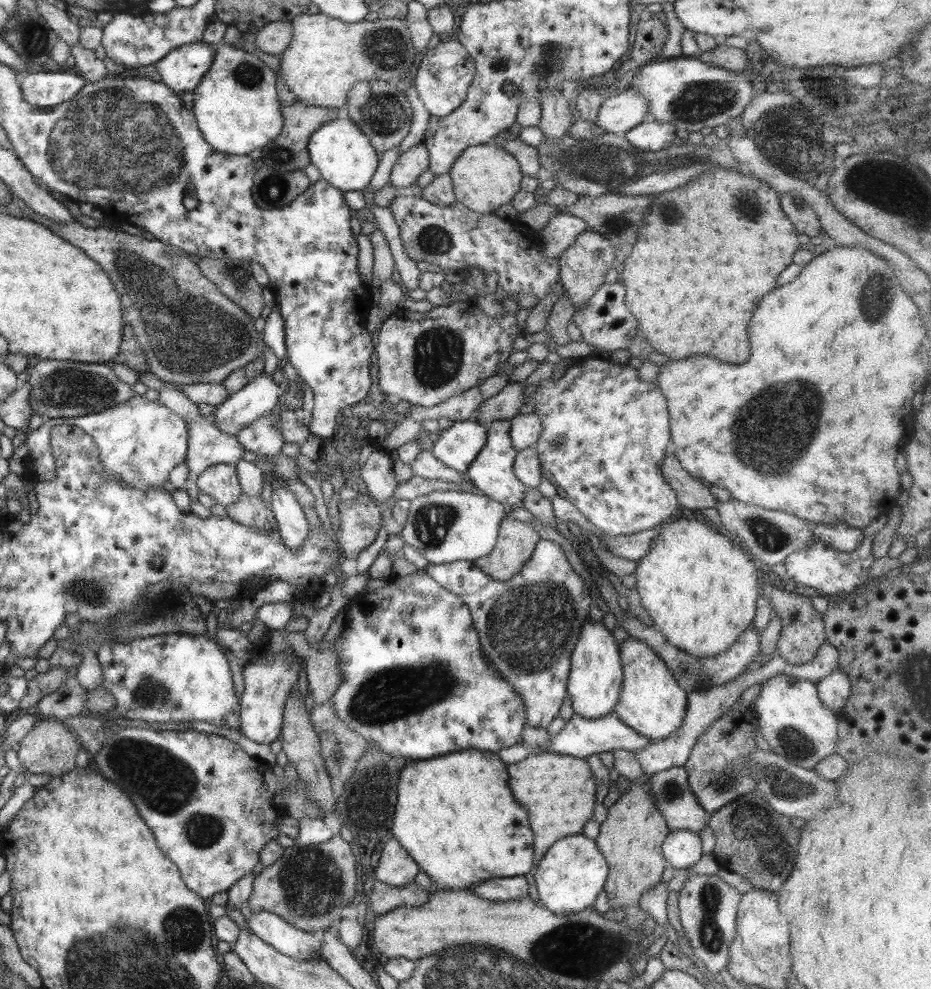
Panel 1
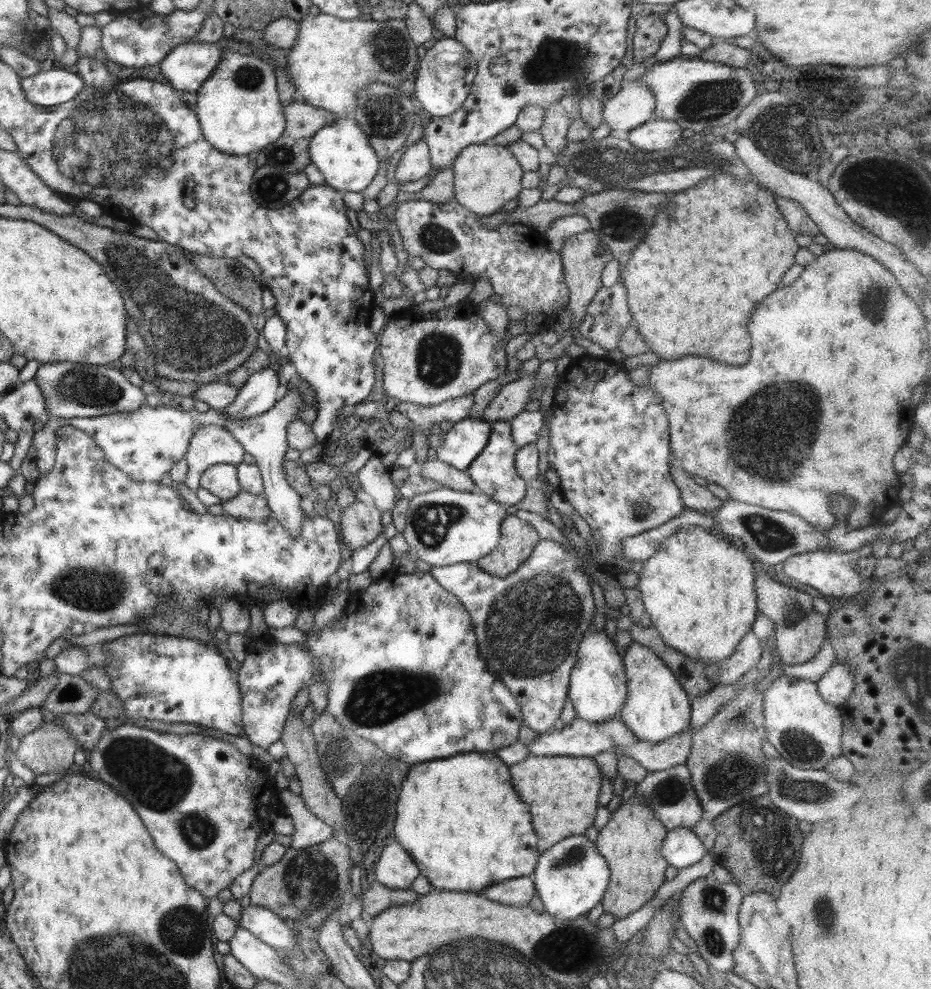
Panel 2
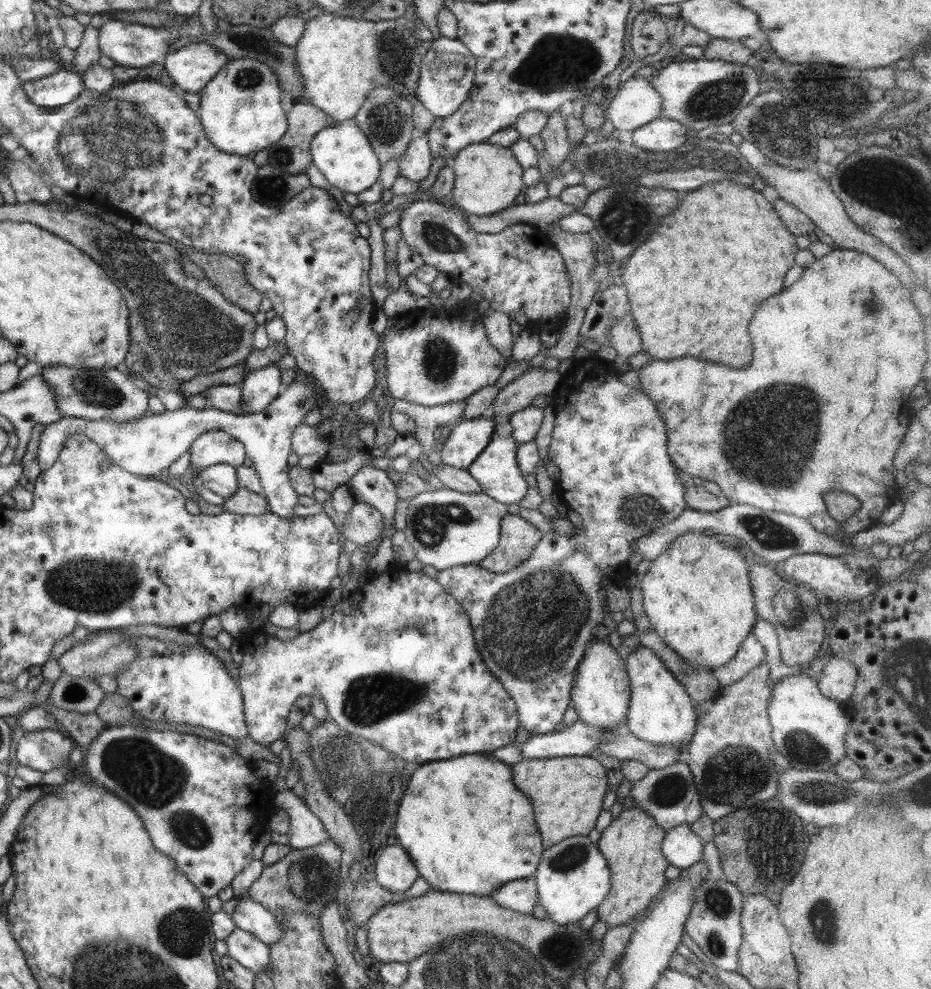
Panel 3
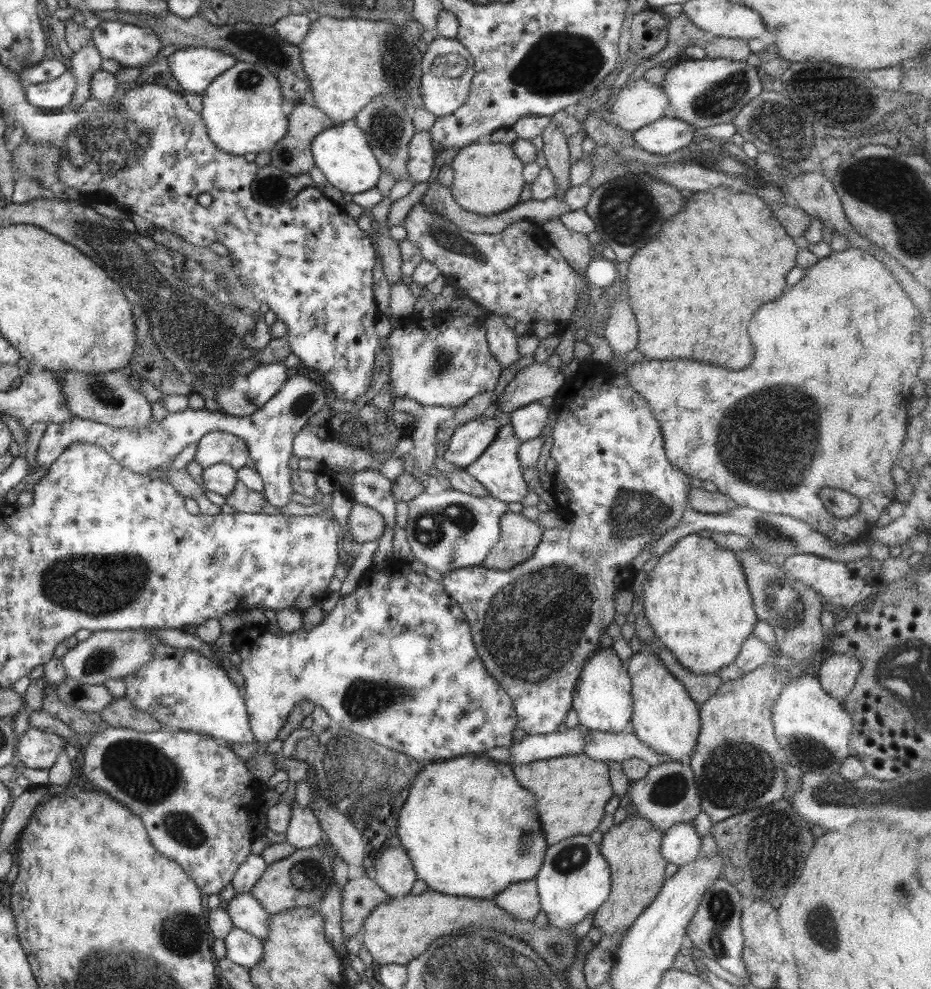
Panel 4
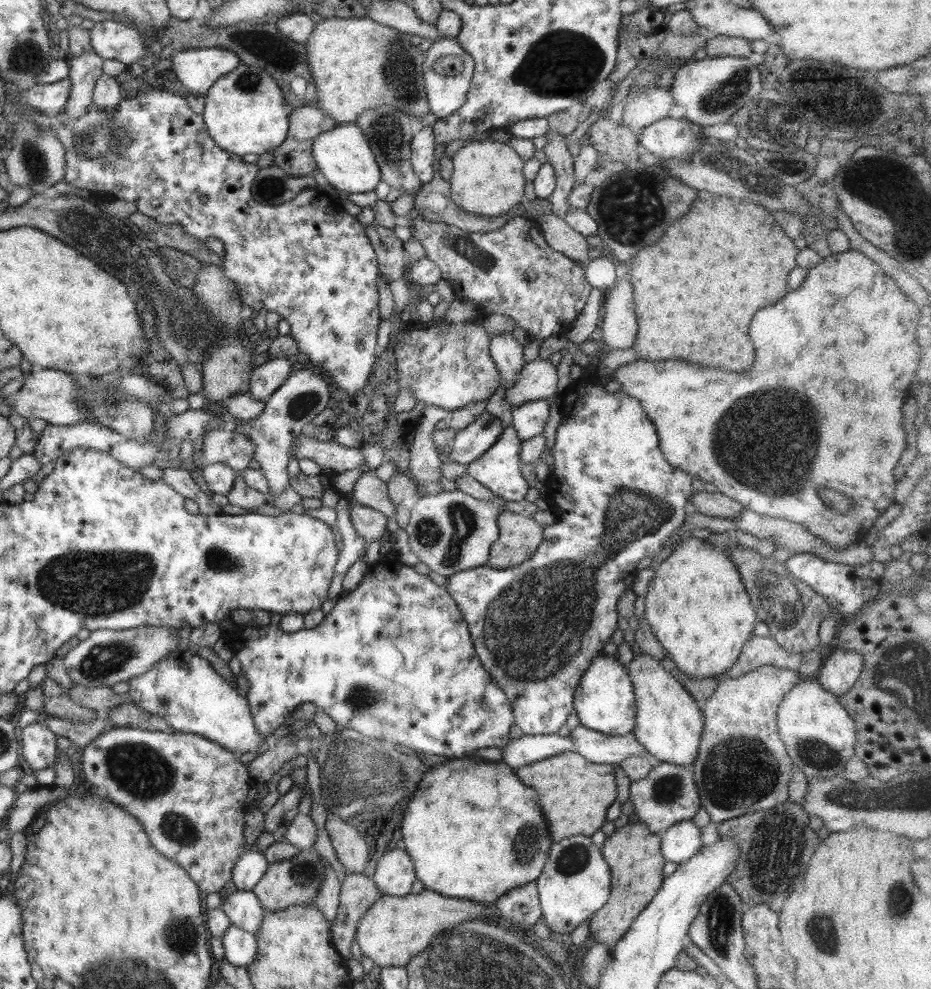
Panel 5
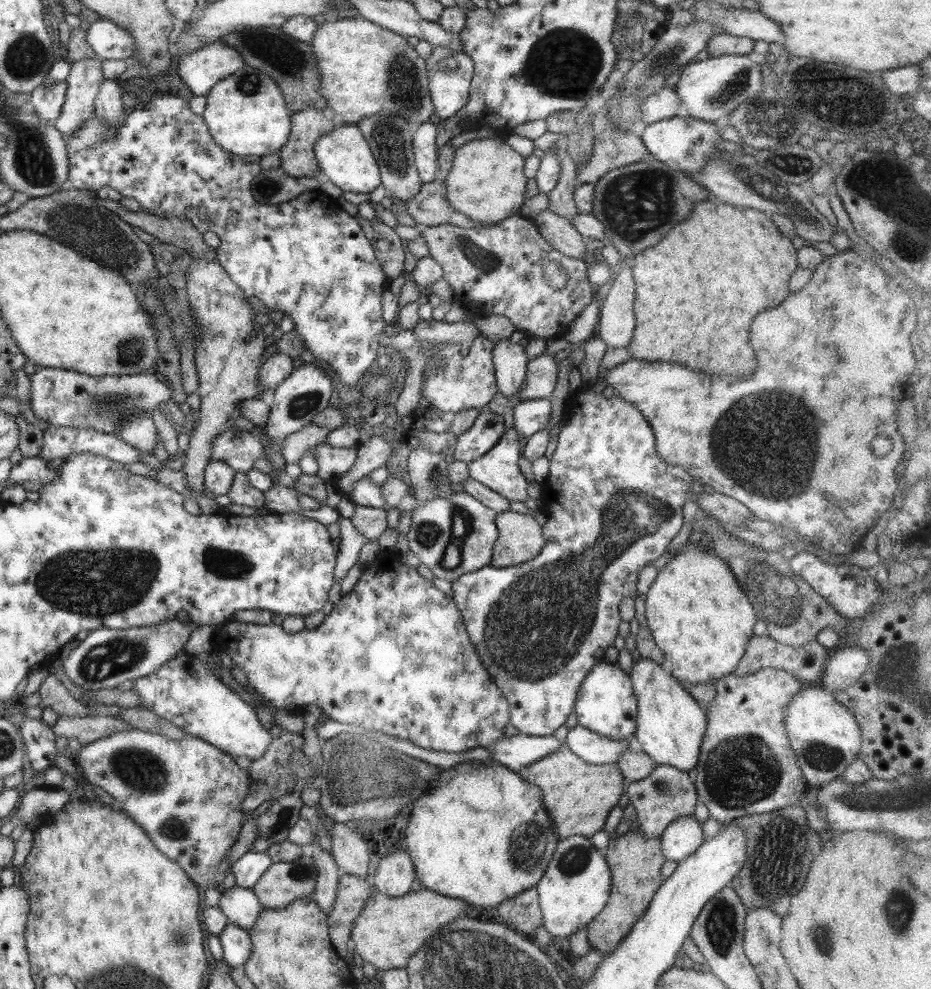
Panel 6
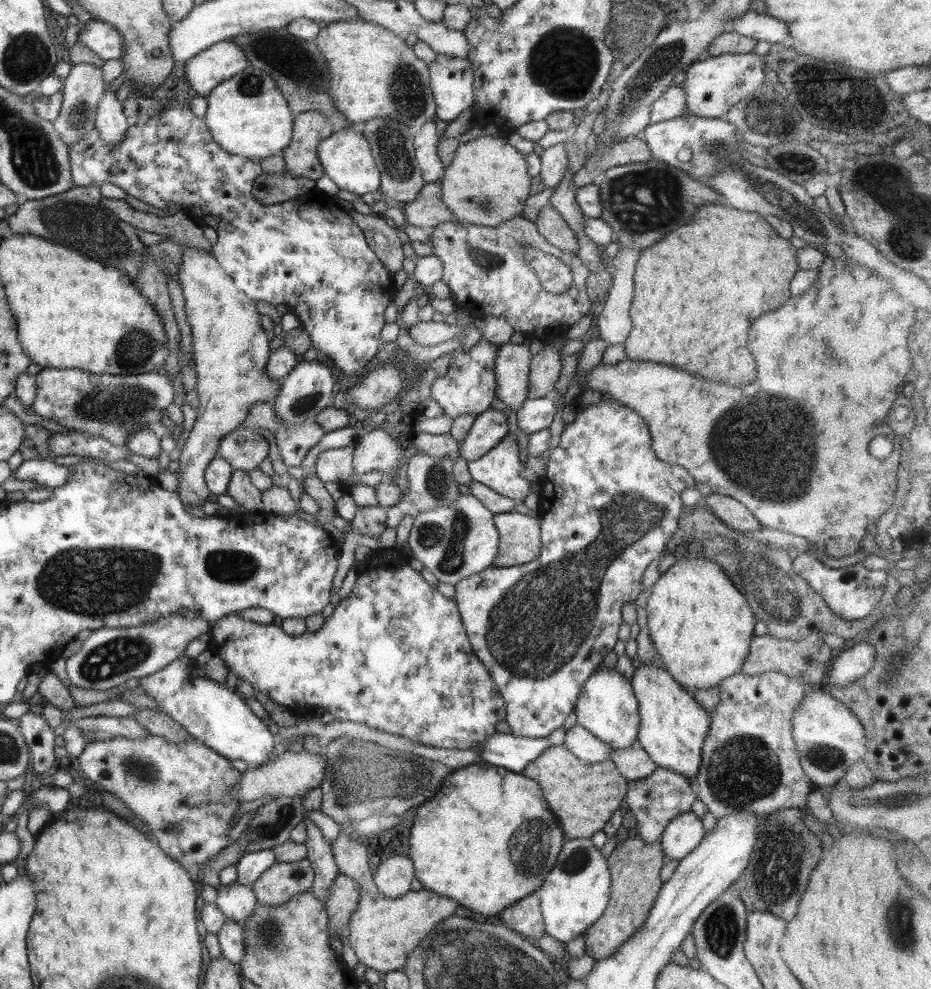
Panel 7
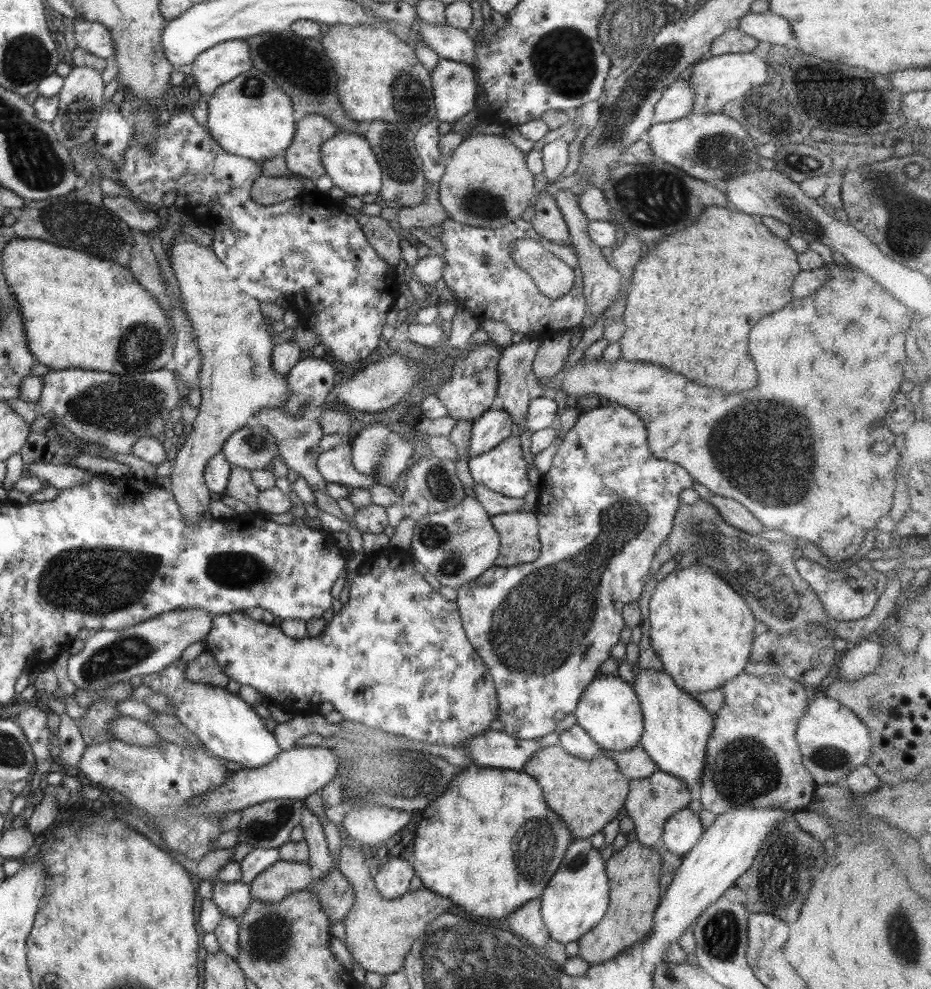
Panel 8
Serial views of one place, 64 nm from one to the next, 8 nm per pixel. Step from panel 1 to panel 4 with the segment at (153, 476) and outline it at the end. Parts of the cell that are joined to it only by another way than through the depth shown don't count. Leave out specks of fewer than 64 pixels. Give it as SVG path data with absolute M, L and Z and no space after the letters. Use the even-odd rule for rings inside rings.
M297 370L291 373L282 389L264 403L264 407L245 418L206 408L188 408L170 413L160 422L150 420L140 430L114 428L102 422L87 421L78 417L68 418L66 422L48 423L40 439L35 459L39 467L48 469L72 442L88 442L101 446L125 469L149 474L171 464L178 453L186 446L198 443L204 435L230 433L240 437L244 444L248 445L248 456L254 460L256 470L264 483L263 494L268 502L268 510L278 512L290 503L290 495L295 492L291 481L291 469L288 466L288 460L293 455L294 437L302 426L307 425L310 416L314 416L325 405L324 388L310 380L307 373Z

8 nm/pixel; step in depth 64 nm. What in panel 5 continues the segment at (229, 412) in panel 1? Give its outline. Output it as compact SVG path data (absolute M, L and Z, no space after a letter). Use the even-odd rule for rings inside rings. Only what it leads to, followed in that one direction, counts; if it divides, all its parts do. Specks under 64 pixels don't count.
M288 357L270 359L253 370L249 385L250 394L258 401L266 400L266 396L270 398L272 393L290 377L295 368Z

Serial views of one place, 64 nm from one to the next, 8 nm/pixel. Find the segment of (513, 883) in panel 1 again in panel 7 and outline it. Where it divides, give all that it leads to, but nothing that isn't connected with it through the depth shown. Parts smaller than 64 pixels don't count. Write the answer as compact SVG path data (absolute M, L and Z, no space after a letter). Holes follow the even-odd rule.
M537 892L528 894L526 898L520 898L500 912L503 924L522 938L537 943L544 934L544 921L540 910L540 897Z

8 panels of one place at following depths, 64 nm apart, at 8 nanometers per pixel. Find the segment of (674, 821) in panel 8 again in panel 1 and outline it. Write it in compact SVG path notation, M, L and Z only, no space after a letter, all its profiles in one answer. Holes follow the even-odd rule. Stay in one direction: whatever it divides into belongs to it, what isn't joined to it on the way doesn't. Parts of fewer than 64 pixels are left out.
M686 829L671 831L661 848L664 859L674 869L690 868L703 858L700 836Z

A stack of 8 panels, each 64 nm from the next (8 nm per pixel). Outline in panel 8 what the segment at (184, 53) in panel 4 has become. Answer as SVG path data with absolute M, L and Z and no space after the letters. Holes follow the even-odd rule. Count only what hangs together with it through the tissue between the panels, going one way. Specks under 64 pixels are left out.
M244 40L219 42L199 54L187 68L189 78L196 80L198 91L209 97L218 86L252 68L250 46Z

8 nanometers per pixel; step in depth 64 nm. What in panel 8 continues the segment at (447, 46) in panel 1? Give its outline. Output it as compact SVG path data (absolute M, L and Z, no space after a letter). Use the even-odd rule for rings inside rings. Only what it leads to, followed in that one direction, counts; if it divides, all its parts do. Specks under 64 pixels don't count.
M439 58L431 69L431 81L439 122L455 123L478 106L477 86L472 66Z

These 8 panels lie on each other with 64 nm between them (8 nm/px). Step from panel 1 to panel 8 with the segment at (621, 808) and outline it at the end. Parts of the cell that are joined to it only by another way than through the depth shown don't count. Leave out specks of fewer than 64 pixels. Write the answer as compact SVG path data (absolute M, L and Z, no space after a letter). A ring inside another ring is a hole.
M637 840L613 854L606 863L606 872L610 880L610 904L606 914L592 930L588 930L577 941L580 945L579 957L588 960L594 966L608 962L622 954L626 948L648 938L652 932L654 910L660 904L660 876L662 874L661 857L654 848L643 846Z

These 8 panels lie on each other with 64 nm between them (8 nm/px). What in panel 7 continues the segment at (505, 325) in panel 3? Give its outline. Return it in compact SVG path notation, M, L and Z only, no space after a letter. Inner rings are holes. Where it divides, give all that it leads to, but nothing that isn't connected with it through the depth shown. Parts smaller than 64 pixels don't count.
M529 342L502 344L496 356L497 397L516 414L528 398L531 358Z

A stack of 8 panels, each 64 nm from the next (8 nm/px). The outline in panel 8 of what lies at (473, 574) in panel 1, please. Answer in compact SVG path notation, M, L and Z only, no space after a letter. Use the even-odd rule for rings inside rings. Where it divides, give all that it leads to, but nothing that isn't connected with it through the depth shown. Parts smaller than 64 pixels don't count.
M610 402L606 406L600 404L589 412L580 413L576 424L568 428L566 434L562 436L562 444L558 446L552 458L552 466L542 476L542 483L538 488L539 497L534 514L539 524L539 540L542 546L540 556L534 562L521 565L491 566L484 571L484 574L480 574L477 580L464 582L458 586L456 604L466 636L492 675L500 702L499 720L504 725L503 732L511 738L537 741L552 733L556 725L575 712L585 687L600 674L600 666L608 660L612 648L620 642L620 634L625 625L623 608L629 602L638 601L641 597L656 551L672 531L677 508L680 506L680 493L686 488L692 488L694 484L692 476L685 468L656 458L646 438L648 438L646 426L640 417L616 402Z

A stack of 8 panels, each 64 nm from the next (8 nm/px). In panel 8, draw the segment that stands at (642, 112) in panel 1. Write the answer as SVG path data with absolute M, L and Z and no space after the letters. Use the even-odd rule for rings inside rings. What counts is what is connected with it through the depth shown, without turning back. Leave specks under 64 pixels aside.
M684 79L673 82L654 106L654 122L672 122L684 118L694 108L692 83Z

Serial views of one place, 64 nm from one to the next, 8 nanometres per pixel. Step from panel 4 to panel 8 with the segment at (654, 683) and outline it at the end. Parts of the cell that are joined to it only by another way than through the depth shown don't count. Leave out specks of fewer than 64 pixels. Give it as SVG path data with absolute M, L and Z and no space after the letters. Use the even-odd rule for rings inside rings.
M641 670L635 676L634 692L641 705L644 733L640 747L656 763L657 769L678 778L690 790L701 786L707 743L713 732L714 718L696 698L680 690L666 672Z

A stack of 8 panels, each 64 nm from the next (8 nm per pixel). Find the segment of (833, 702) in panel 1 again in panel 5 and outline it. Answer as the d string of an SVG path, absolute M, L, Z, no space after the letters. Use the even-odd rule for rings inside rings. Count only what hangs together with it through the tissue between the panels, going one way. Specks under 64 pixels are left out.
M837 649L824 662L815 679L824 690L839 698L854 686L863 668L862 654Z

